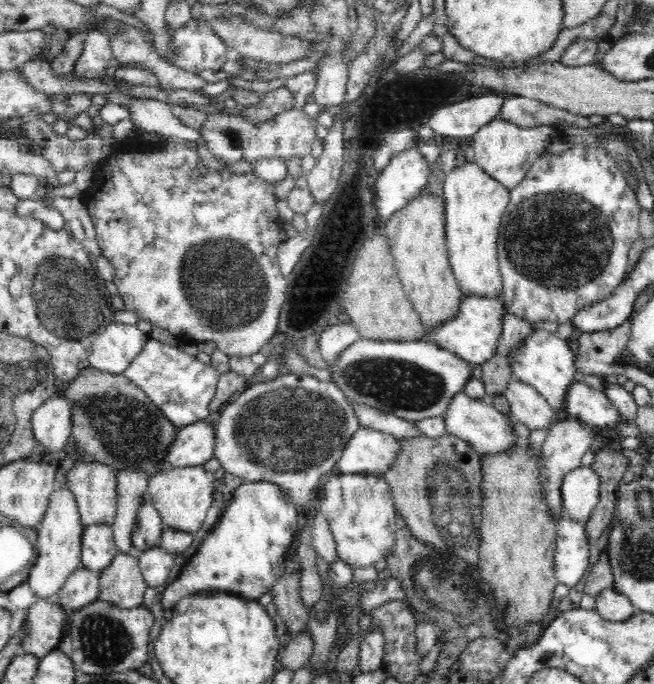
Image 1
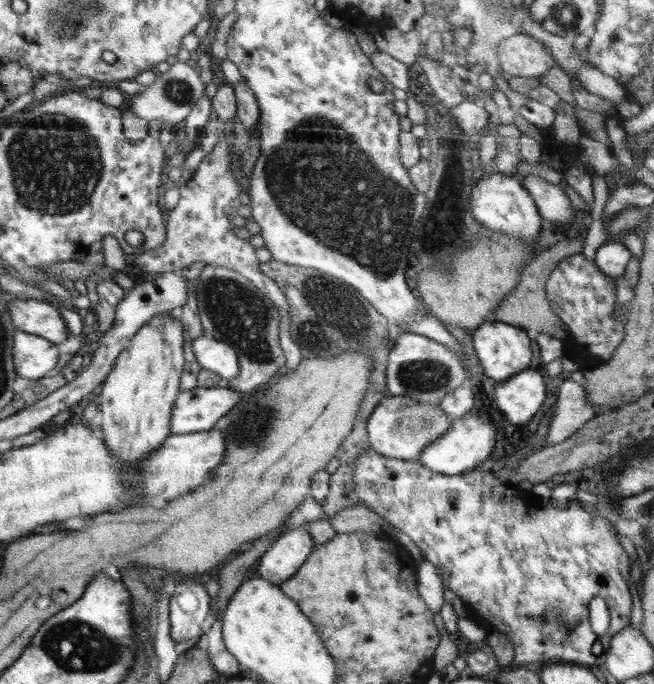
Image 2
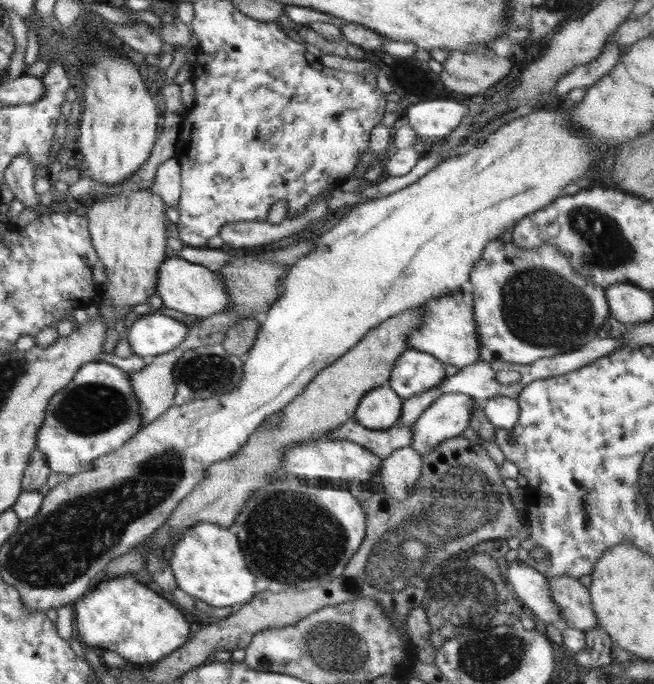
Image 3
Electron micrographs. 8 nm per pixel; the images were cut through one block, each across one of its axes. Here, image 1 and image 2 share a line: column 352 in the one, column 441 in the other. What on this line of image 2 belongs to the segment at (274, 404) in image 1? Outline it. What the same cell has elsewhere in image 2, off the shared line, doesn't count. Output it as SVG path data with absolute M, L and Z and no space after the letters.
M386 396L368 417L367 435L371 448L382 456L416 461L434 439L441 437L453 426L454 421L454 418L443 412L439 404L414 402L406 396Z

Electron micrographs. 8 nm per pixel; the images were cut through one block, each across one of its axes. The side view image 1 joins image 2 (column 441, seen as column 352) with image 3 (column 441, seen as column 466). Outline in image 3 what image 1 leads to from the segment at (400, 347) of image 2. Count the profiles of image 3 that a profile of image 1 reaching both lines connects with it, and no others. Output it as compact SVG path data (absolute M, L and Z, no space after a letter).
M414 348L406 349L394 361L387 384L403 399L420 394L444 381L444 362Z

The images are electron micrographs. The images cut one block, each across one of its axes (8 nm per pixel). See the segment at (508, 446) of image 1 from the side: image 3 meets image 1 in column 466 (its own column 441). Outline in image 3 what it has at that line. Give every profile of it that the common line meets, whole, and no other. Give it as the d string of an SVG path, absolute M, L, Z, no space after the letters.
M462 392L439 396L413 424L409 445L420 456L430 454L441 442L462 434L477 403L480 402Z

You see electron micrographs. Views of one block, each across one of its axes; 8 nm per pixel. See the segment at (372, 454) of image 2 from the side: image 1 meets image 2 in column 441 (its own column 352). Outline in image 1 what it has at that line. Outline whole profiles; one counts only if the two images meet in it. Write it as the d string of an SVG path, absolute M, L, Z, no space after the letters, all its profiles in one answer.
M332 473L325 478L316 504L332 530L338 560L348 563L352 570L374 566L381 558L390 556L396 542L398 513L390 485L383 476Z

